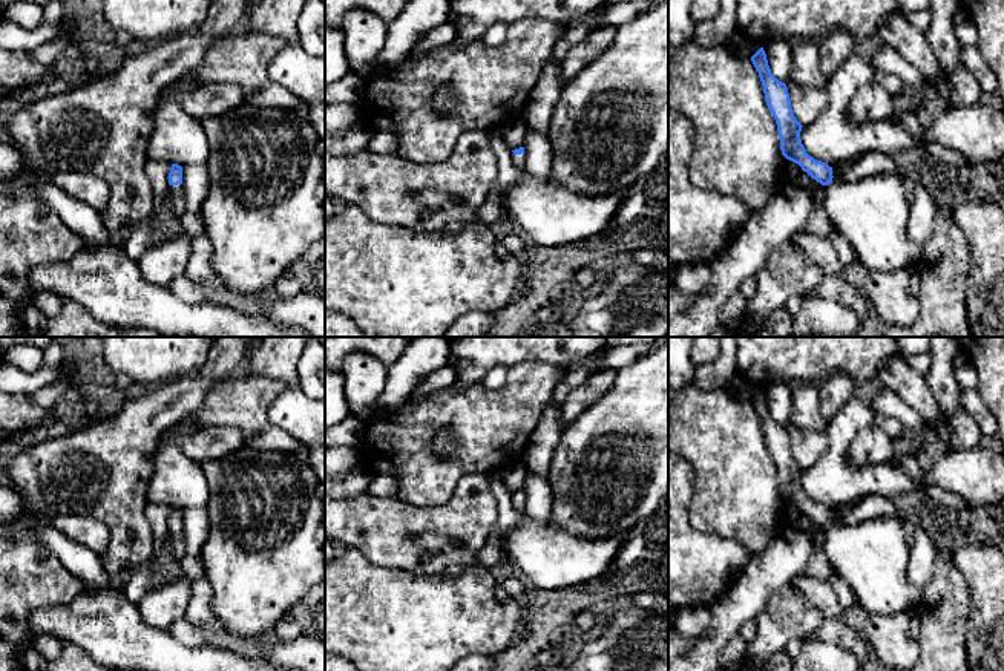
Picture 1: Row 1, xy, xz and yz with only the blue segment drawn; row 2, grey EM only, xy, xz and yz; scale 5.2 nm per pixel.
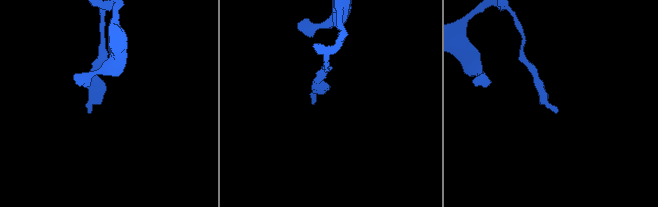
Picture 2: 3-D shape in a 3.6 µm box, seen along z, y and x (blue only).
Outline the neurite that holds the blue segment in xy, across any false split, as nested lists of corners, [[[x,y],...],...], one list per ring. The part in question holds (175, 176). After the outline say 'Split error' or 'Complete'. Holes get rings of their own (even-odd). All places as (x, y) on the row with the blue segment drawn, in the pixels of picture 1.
[[[172,164],[169,173],[170,184],[170,196],[172,196],[172,210],[176,216],[182,216],[185,213],[185,201],[182,193],[182,167],[178,164]]]. Split error

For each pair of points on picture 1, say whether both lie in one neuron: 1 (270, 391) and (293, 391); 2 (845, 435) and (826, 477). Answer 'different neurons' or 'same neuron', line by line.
1: different neurons
2: same neuron

